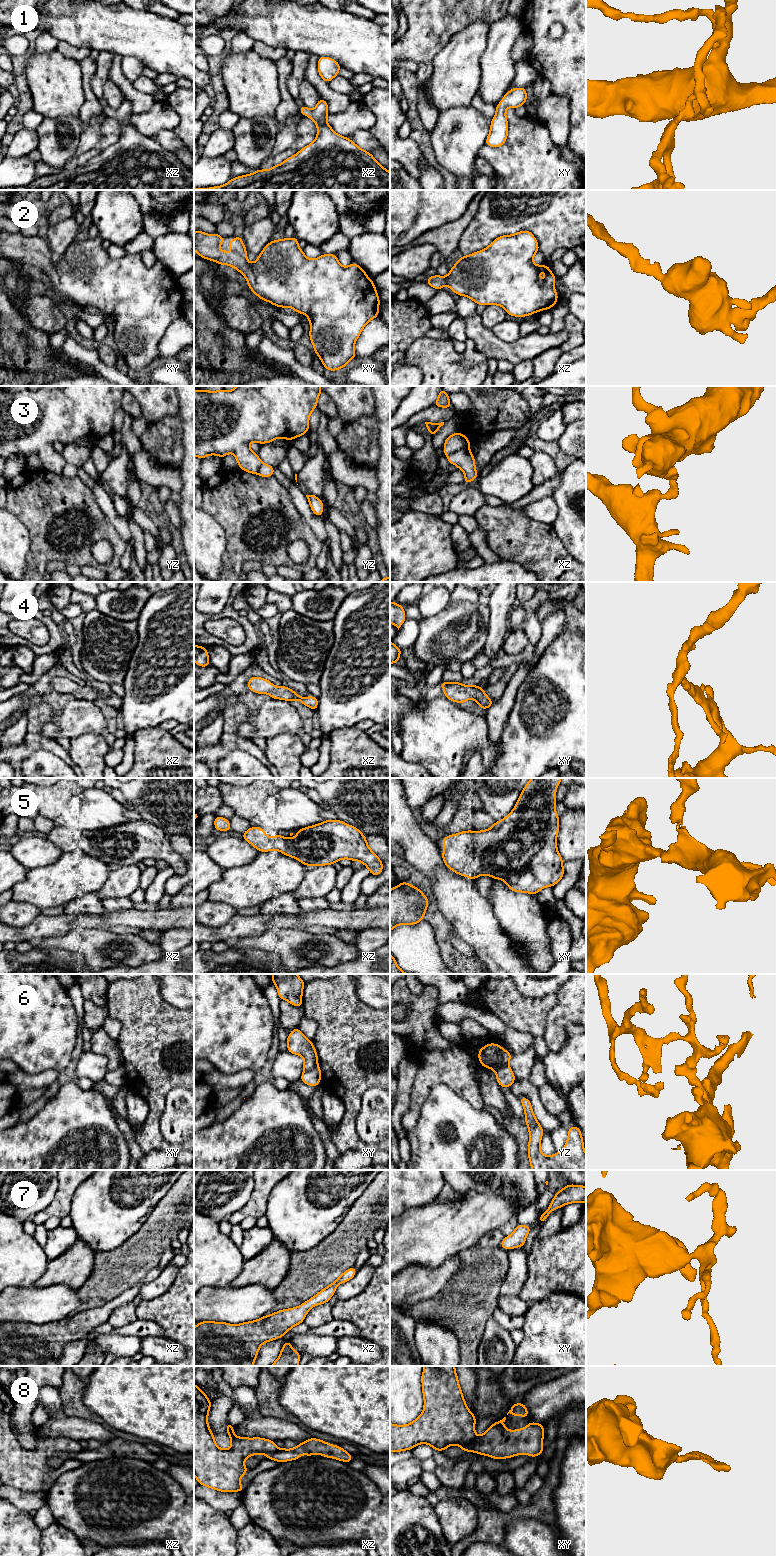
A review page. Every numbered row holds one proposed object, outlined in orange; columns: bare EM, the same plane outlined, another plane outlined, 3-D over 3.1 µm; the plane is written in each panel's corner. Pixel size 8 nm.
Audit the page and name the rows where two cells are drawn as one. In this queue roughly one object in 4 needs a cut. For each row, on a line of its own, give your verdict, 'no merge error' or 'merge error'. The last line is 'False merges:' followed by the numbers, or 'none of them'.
1: no merge error
2: no merge error
3: merge error
4: no merge error
5: no merge error
6: merge error
7: no merge error
8: merge error
False merges: 3, 6, 8

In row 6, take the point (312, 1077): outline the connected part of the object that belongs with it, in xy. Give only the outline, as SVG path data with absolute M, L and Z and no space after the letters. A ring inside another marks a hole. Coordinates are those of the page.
M316 1066L312 1070L304 1071L300 1077L300 1080L307 1085L316 1087L320 1084L321 1080L321 1069L319 1066Z

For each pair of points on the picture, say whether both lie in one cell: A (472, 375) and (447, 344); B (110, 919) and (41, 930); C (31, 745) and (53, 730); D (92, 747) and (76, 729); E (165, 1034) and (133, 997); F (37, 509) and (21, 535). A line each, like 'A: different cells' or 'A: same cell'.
A: same cell
B: different cells
C: different cells
D: different cells
E: same cell
F: different cells

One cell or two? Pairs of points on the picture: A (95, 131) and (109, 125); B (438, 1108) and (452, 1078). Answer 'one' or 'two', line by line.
A: two
B: two

